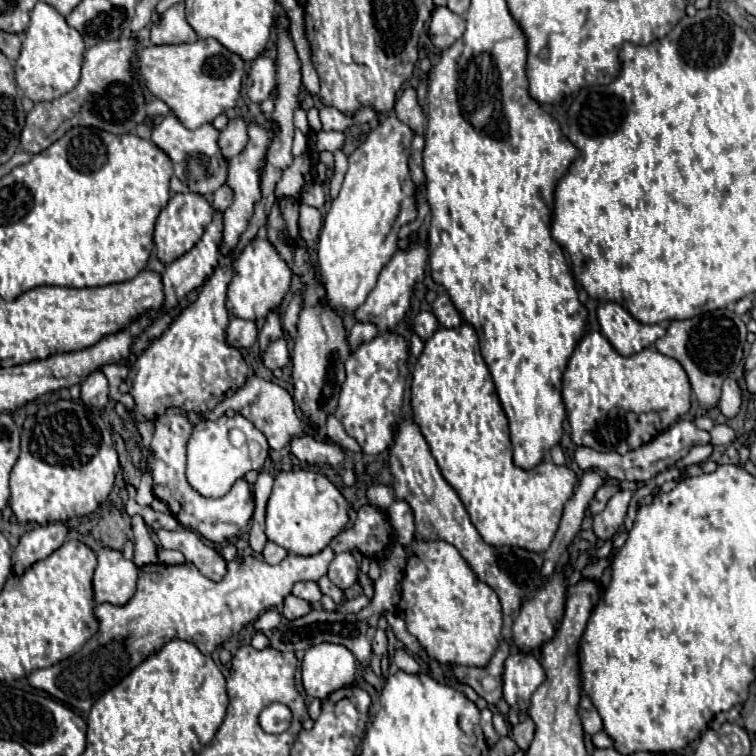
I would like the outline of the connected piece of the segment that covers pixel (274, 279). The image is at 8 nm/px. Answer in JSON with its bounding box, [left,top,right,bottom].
[226,238,292,320]

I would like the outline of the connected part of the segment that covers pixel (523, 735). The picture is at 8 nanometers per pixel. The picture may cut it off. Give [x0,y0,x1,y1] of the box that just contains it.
[512,718,534,750]

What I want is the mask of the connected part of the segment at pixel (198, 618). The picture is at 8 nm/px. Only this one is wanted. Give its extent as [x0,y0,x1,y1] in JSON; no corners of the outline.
[26,504,394,712]

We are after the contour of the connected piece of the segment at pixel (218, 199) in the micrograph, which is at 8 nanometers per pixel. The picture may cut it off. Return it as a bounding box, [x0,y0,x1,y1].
[212,186,232,212]

